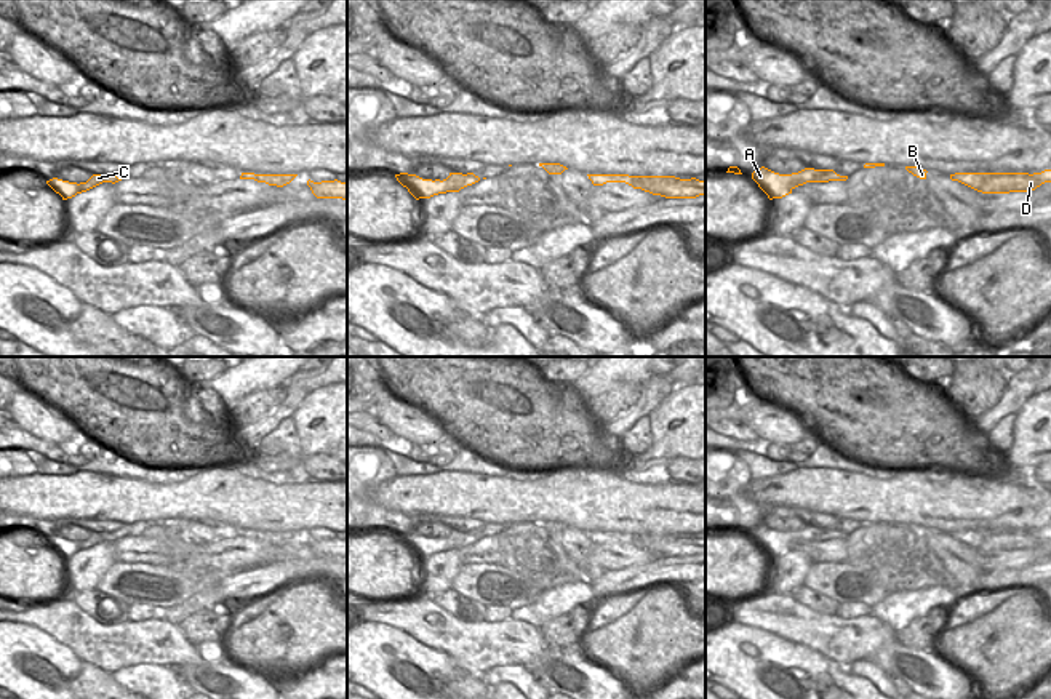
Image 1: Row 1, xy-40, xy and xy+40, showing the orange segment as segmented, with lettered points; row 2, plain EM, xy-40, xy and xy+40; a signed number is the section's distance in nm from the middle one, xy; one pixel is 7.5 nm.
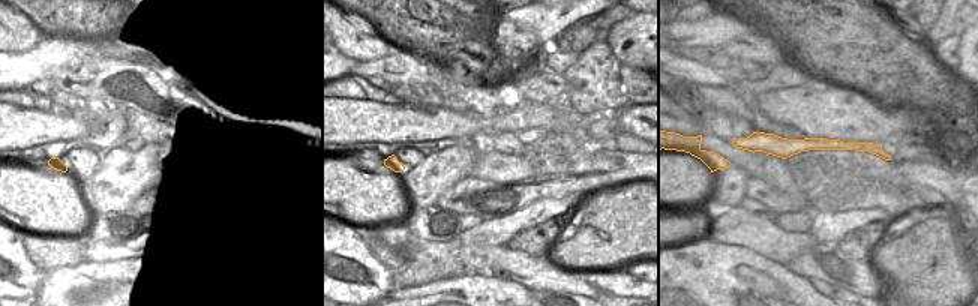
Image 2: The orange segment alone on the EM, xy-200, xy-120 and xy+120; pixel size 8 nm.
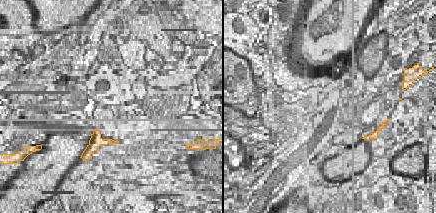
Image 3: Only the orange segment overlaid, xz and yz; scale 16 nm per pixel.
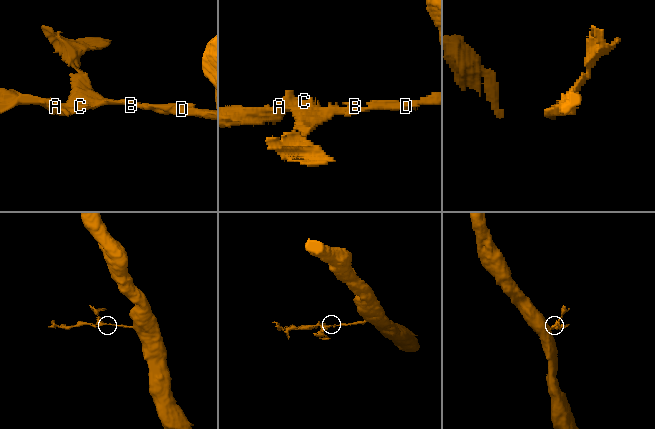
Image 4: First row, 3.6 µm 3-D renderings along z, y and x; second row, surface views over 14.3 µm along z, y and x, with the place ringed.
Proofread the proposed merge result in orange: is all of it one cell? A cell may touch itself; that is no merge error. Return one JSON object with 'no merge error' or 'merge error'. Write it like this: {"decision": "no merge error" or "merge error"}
{"decision": "merge error"}

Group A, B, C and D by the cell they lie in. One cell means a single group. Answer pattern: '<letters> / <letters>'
A / B C D

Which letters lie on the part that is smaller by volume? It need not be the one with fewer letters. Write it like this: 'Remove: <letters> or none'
Remove: A.

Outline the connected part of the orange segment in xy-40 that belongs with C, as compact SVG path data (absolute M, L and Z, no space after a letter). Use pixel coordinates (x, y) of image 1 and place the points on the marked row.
M110 173L110 174L93 174L86 182L80 182L75 186L75 190L77 194L82 194L82 192L86 192L102 182L118 182L122 181L123 178L117 178L115 173Z

